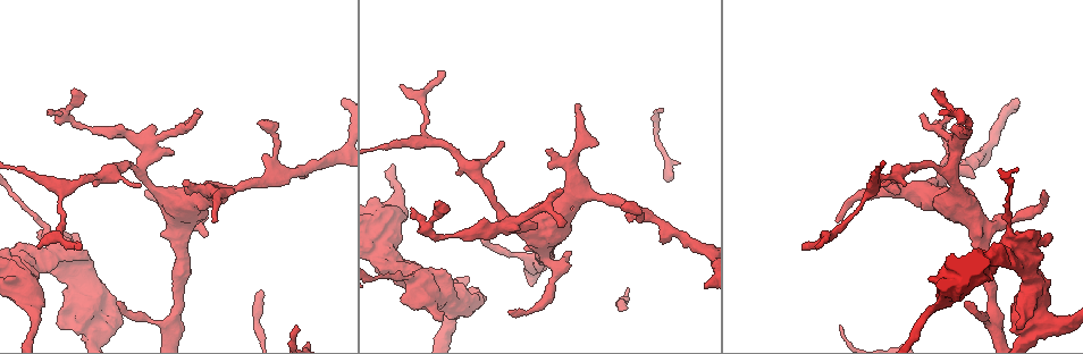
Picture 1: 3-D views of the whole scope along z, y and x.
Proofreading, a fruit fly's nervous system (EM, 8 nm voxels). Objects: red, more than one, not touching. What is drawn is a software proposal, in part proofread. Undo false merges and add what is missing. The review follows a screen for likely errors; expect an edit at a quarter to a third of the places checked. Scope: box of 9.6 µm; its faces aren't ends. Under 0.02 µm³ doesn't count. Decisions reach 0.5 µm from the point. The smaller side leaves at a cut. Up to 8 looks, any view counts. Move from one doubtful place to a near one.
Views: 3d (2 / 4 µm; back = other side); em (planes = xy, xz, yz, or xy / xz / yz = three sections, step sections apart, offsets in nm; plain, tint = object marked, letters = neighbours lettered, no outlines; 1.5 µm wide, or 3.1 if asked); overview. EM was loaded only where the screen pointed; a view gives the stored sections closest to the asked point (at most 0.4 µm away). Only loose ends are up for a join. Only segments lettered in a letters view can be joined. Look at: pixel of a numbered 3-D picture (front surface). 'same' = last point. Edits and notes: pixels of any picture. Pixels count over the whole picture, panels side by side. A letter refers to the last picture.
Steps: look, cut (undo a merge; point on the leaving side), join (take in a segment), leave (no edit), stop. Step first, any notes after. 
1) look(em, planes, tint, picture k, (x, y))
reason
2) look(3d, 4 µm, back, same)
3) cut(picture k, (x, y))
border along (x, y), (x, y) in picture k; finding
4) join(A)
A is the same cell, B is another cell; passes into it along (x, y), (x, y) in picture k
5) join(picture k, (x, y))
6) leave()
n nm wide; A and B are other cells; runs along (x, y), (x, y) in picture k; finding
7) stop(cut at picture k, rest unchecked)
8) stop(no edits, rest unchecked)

look(em, xz, step 8, tint, picture 1, (1043, 191))
thin end

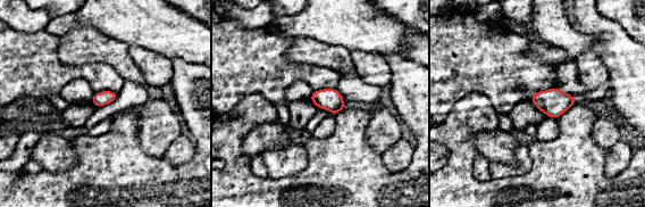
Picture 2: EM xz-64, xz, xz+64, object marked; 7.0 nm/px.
look(em, xy, step 4, letters, same)
another direction

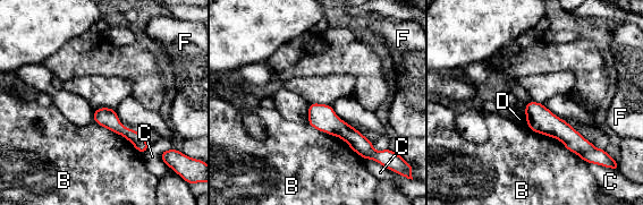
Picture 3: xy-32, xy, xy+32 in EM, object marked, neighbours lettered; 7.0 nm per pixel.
leave()
B, C, D and F are other cells; runs along (529, 107), (543, 121), (587, 148) in picture 3; none of them fits

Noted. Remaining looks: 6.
look(3d, 4 µm, picture 1, (1017, 328))

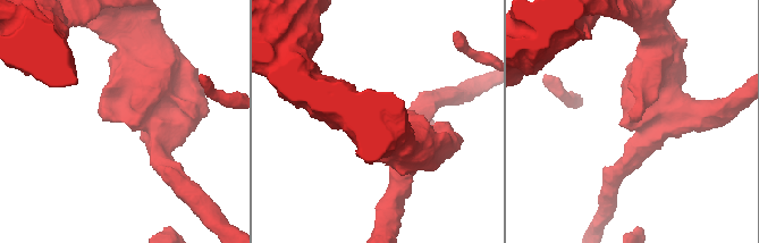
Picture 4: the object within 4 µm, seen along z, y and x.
look(em, yz, step 4, tint, picture 4, (630, 123))

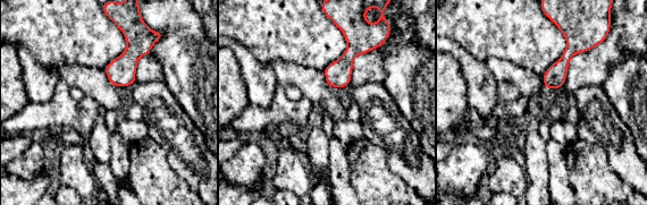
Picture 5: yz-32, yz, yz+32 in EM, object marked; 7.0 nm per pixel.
look(em, yz, step 4, letters, same)

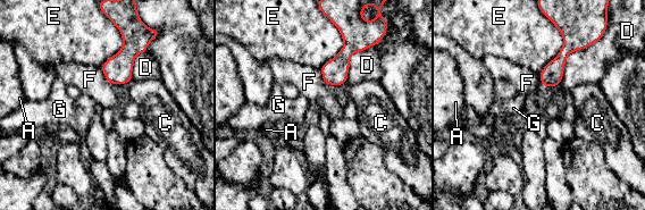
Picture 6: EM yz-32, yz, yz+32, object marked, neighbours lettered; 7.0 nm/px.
leave()
A, C, D, E, F and G are other cells; border along (591, 44), (569, 55), (556, 85) in picture 6; continuous, no second neuron

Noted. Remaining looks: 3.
look(3d, 4 µm, picture 1, (817, 246))

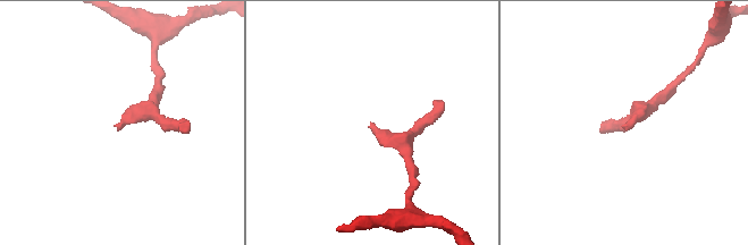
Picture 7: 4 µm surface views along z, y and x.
look(em, xz, step 8, tint, picture 7, (624, 124))

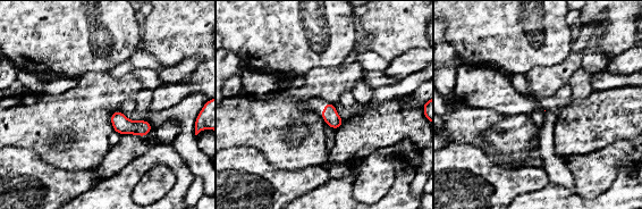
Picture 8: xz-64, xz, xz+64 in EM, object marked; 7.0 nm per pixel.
look(em, planes, letters, same)

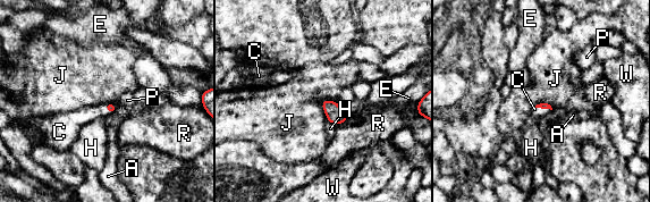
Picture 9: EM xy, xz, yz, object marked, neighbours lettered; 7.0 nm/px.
join(C)
C is the same cell, A, E, H, J, P, R and W are other cells; passes into it along (111, 108), (107, 108), (74, 120) in picture 9; it goes on there

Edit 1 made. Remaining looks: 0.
stop(join at picture 9, rest unchecked)

